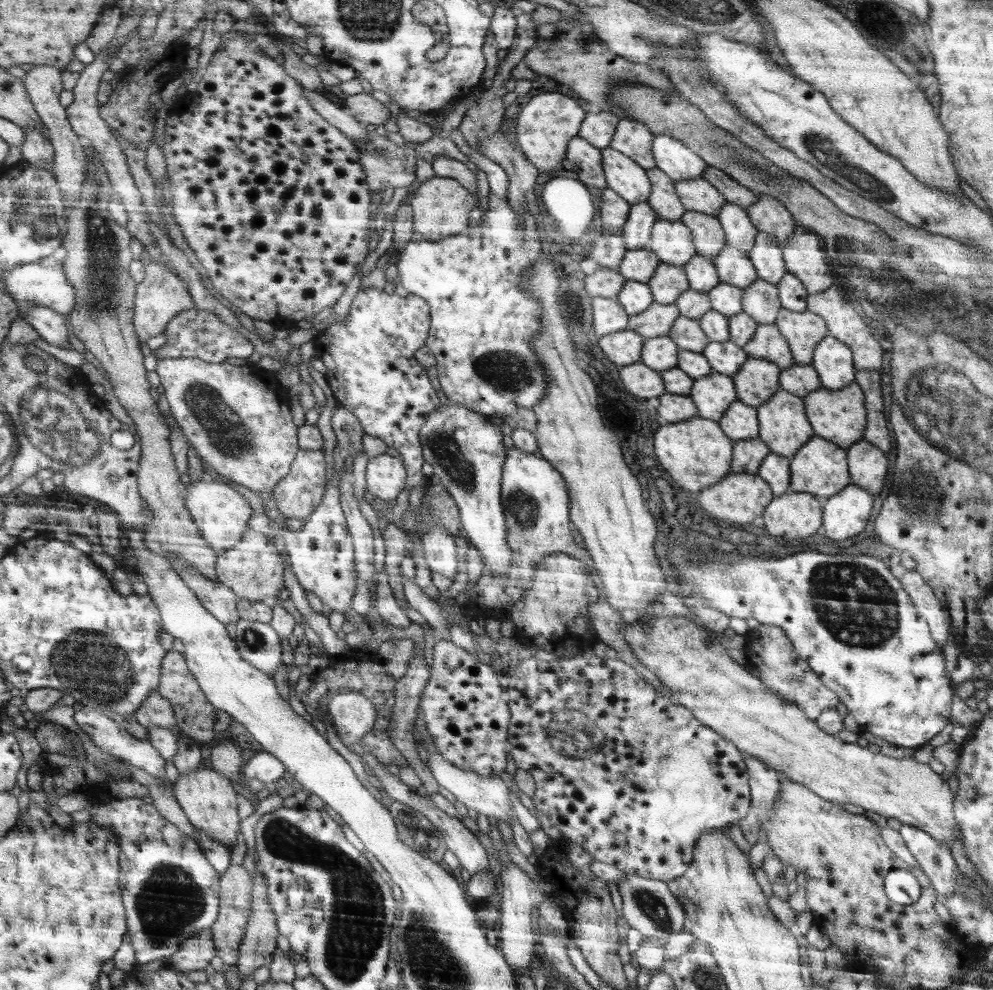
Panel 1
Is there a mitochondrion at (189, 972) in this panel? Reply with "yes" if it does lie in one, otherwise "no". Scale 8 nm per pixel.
no

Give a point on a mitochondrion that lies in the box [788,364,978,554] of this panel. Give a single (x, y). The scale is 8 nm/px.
(921, 495)

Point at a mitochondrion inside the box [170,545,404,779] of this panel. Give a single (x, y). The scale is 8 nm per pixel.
(252, 639)

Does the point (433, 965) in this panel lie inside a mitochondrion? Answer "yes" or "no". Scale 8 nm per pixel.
yes

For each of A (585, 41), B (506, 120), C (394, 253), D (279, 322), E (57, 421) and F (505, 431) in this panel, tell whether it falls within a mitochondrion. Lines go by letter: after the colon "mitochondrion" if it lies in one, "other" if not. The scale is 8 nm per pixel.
A: mitochondrion
B: other
C: other
D: other
E: mitochondrion
F: other

